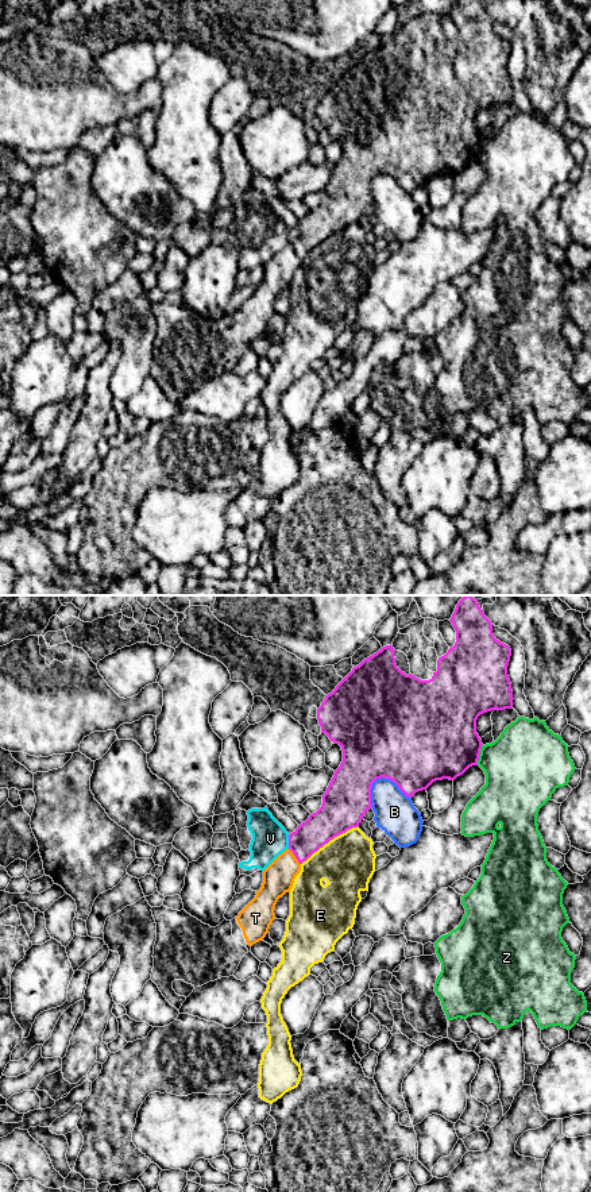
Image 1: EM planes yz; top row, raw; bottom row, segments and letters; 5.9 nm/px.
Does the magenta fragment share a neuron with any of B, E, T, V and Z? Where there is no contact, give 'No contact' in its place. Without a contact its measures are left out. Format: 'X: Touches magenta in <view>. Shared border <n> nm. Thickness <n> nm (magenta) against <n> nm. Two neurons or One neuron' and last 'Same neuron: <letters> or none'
B: Touches magenta in yz. Shared border 260 nm. Thickness 500 nm (magenta) against 240 nm. Two neurons
E: Touches magenta in yz. Shared border 420 nm. Thickness 280 nm (magenta) against 340 nm. Two neurons
T: Touches magenta in yz. Shared border 120 nm. Thickness 190 nm (magenta) against 190 nm. One neuron
V: Touches magenta in yz. Shared border 90 nm. Thickness 190 nm (magenta) against 220 nm. Two neurons
Z: Touches magenta in yz. Shared border 130 nm. Thickness 440 nm (magenta) against 420 nm. Two neurons
Same neuron: T

